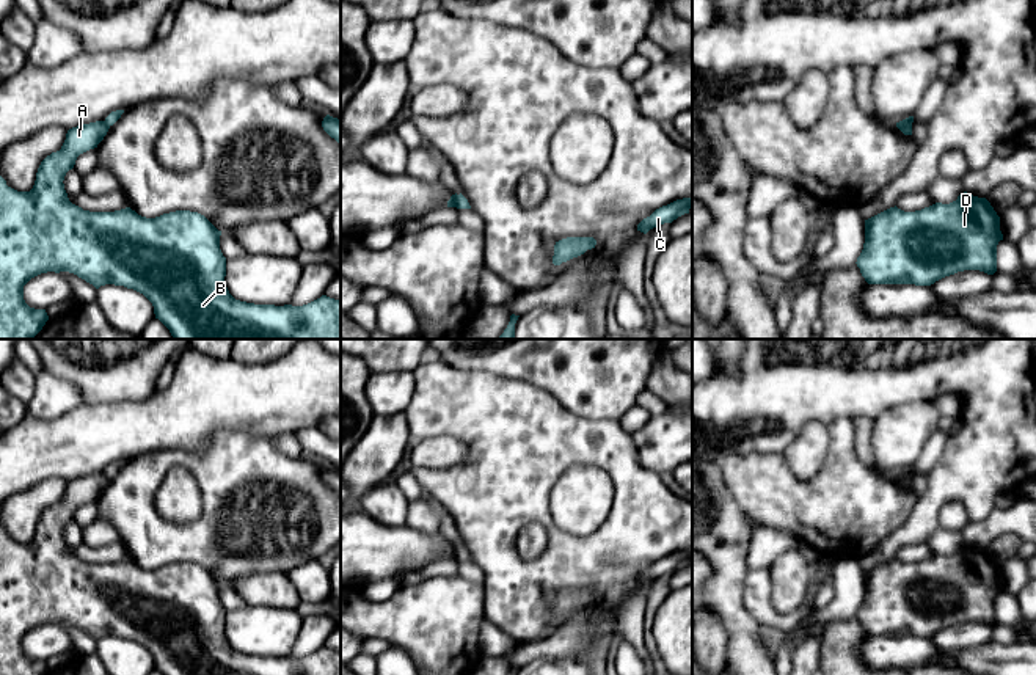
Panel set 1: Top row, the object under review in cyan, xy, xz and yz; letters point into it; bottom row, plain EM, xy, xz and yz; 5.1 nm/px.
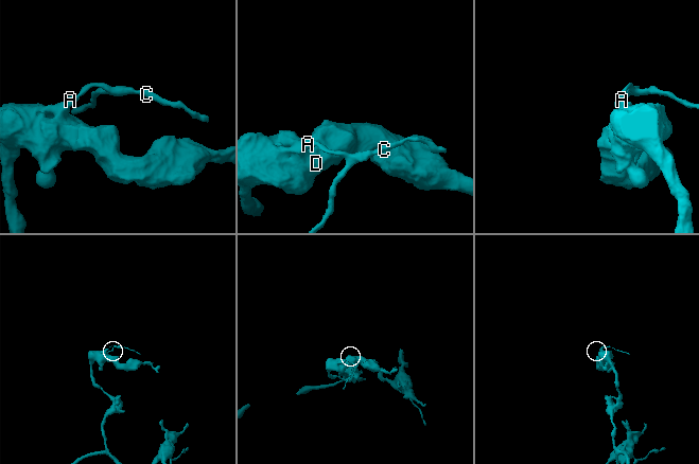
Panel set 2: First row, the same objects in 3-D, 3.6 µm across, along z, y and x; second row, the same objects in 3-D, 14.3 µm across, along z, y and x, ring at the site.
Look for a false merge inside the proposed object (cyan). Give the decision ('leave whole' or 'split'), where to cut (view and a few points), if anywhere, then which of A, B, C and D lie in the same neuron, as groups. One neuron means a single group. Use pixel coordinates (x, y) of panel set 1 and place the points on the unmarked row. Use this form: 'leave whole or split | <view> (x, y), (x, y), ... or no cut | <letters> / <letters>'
split | xy (104, 473), (109, 477) | A B D / C

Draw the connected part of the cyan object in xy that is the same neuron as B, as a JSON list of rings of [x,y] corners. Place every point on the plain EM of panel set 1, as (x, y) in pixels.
[[[96,472],[67,482],[60,502],[47,507],[36,524],[30,543],[17,543],[0,527],[0,675],[46,675],[46,661],[30,659],[24,651],[24,637],[47,623],[69,623],[93,636],[124,637],[143,645],[154,658],[162,675],[341,675],[341,651],[322,647],[303,658],[254,656],[235,651],[226,639],[226,609],[220,601],[218,582],[204,567],[176,562],[155,570],[138,567],[130,559],[115,564],[89,564],[72,556],[64,542],[64,527],[80,505],[97,499],[110,477]]]

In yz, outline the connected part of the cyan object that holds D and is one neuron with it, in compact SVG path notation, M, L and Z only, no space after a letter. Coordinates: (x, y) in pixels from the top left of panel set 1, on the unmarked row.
M961 545L950 556L936 554L915 564L890 559L865 571L865 595L857 618L868 636L931 637L964 622L997 623L1000 568L986 549Z

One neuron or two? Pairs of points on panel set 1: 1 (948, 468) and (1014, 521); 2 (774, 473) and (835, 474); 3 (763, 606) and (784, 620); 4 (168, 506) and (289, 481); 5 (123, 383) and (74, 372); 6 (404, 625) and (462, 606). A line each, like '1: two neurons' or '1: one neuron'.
1: two neurons
2: one neuron
3: one neuron
4: two neurons
5: one neuron
6: one neuron

